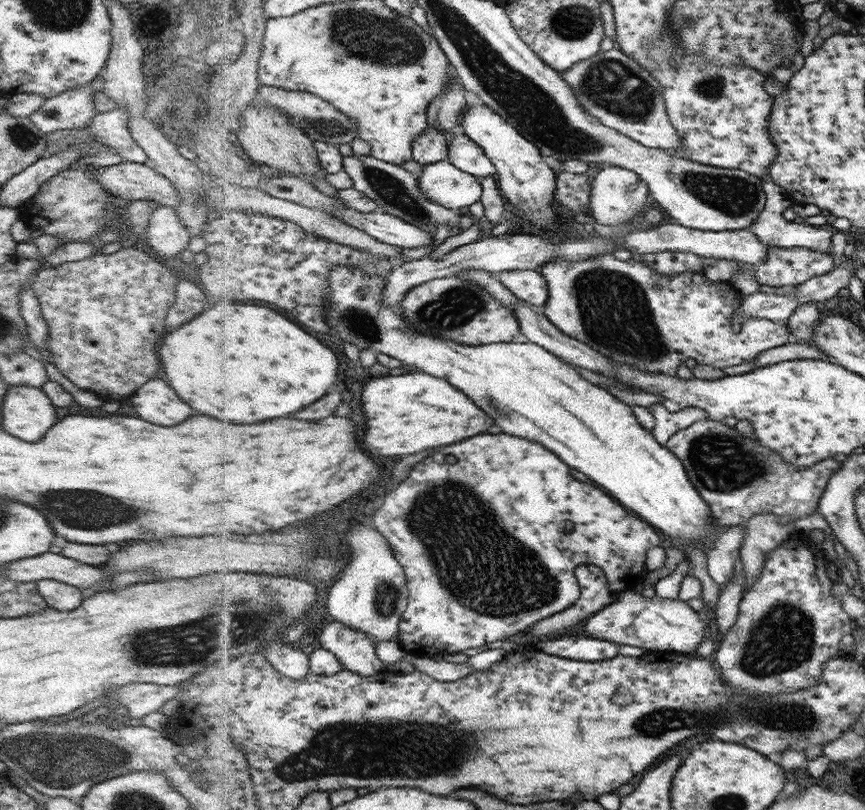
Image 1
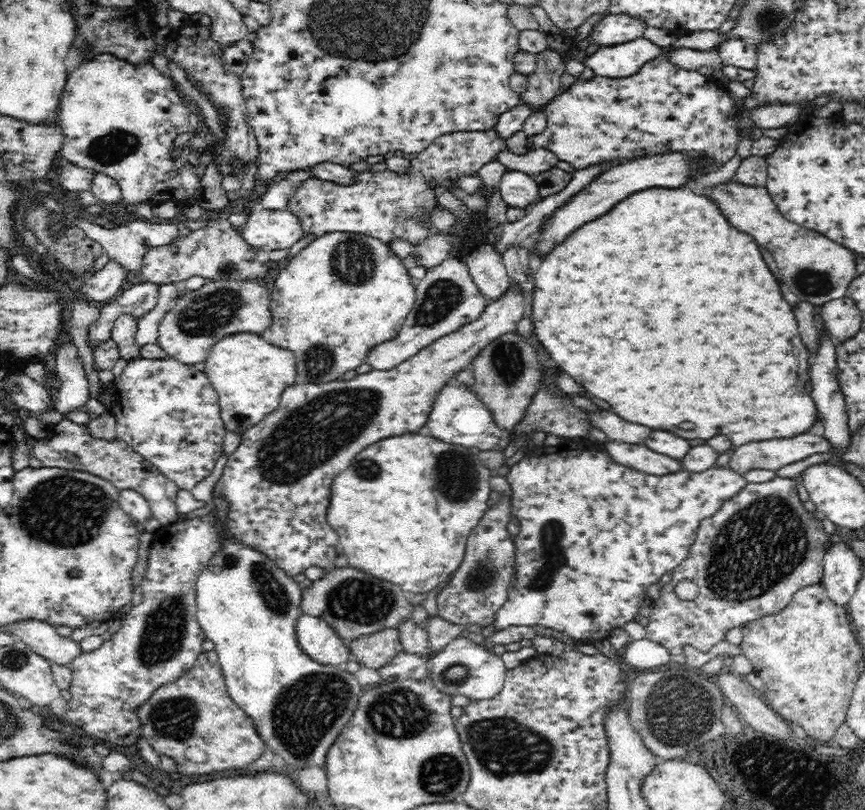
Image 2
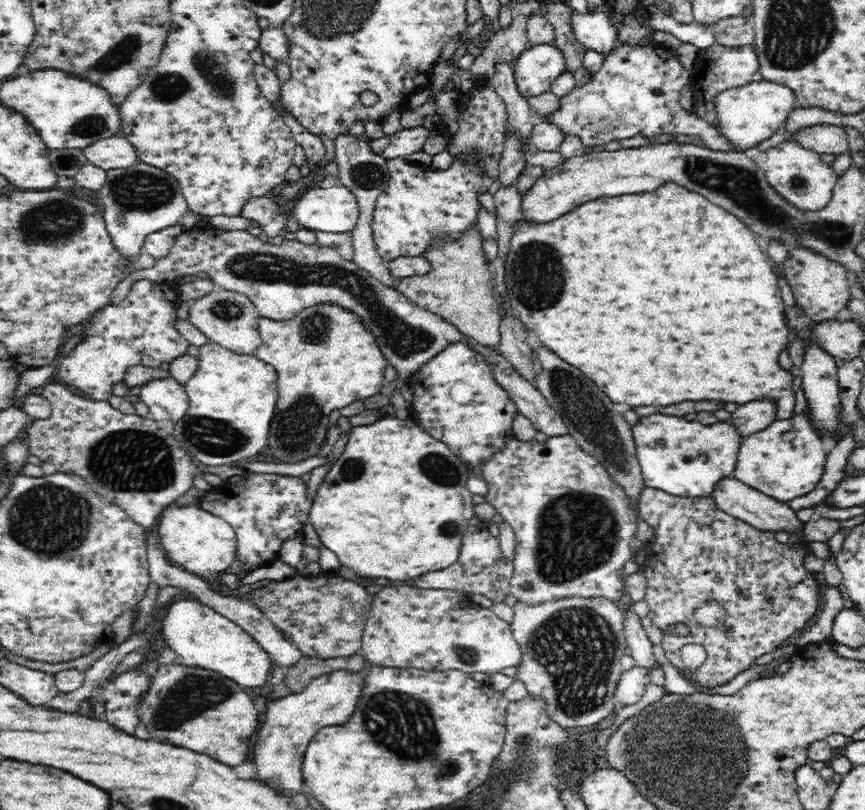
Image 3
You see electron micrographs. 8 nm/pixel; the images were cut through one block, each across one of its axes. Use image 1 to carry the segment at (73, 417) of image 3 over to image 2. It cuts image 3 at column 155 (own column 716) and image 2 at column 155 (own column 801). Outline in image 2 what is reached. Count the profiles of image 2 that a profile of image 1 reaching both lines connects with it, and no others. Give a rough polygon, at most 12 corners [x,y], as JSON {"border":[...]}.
{"border":[[64,416],[29,442],[43,467],[88,472],[178,518],[177,484],[126,441]]}

